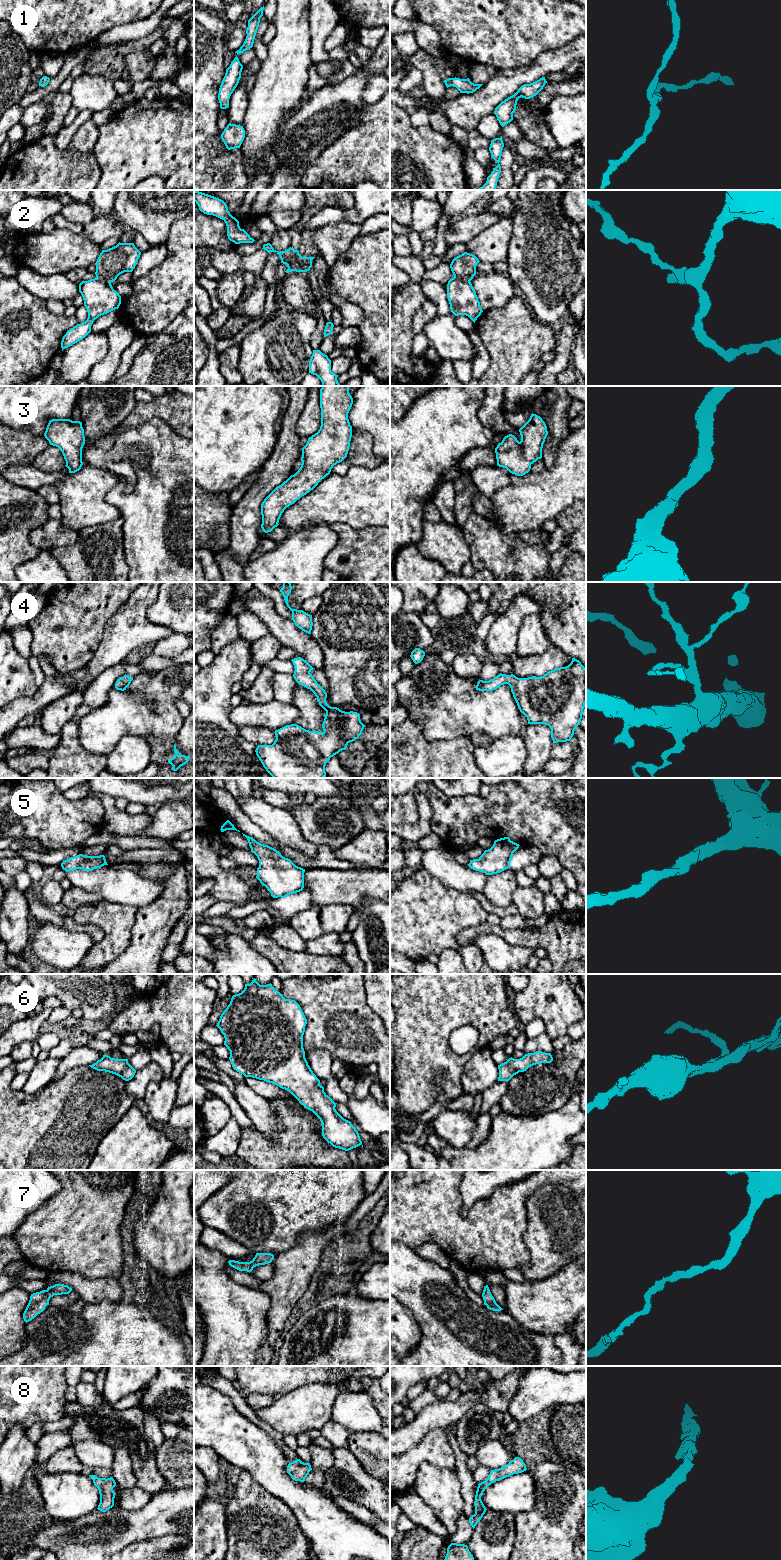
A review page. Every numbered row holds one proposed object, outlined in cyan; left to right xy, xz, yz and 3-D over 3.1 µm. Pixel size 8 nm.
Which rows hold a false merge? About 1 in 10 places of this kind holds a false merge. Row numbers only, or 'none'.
2

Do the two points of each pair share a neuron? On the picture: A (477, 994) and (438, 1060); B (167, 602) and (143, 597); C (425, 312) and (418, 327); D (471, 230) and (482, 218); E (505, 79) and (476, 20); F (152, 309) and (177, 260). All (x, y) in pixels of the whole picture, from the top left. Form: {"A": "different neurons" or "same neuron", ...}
{"A": "same neuron", "B": "different neurons", "C": "same neuron", "D": "same neuron", "E": "different neurons", "F": "same neuron"}

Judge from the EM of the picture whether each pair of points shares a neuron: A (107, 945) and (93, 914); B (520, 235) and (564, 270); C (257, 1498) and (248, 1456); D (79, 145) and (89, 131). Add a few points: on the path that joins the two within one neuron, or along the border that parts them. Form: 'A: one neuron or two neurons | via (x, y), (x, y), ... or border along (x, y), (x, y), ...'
A: one neuron | via (108, 937), (108, 929), (101, 922)
B: one neuron | via (531, 243), (553, 265)
C: two neurons | border along (243, 1469), (271, 1494)
D: one neuron | via (82, 142), (87, 134)

